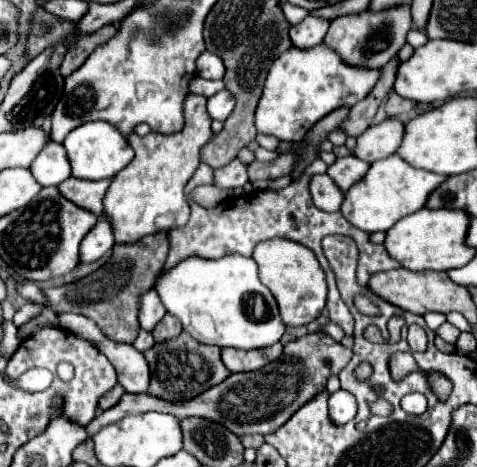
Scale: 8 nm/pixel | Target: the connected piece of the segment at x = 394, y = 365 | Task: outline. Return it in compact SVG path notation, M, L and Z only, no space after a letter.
M395 353L395 357L391 357L391 377L395 381L411 373L411 369L415 369L415 359L409 353Z

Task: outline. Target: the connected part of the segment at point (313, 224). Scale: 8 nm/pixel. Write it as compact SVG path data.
M317 158L313 165L307 167L307 171L301 179L293 181L289 187L285 187L281 191L255 191L251 195L241 195L241 197L223 201L211 209L203 209L203 207L191 203L189 223L169 231L171 251L169 251L165 269L167 269L167 265L175 265L175 261L181 261L183 257L189 257L189 253L199 253L201 257L223 257L227 253L239 253L239 255L251 257L253 247L259 241L273 239L273 237L297 241L297 243L309 247L317 255L317 259L327 275L329 319L333 323L337 323L345 331L345 335L353 335L355 333L355 319L349 313L347 305L343 303L343 299L337 291L335 275L333 275L333 271L331 271L331 267L321 251L321 239L325 235L331 235L331 233L341 233L341 235L349 235L351 239L355 239L355 243L359 247L359 263L361 263L361 279L357 279L359 285L367 285L367 281L373 273L395 269L399 265L395 265L395 261L391 261L391 257L387 257L387 251L383 249L383 245L369 243L369 233L363 233L361 229L355 229L353 225L349 225L349 221L345 221L341 213L327 213L327 211L321 211L313 205L307 181L309 181L311 173L325 173L325 169L327 169L325 162L321 158Z

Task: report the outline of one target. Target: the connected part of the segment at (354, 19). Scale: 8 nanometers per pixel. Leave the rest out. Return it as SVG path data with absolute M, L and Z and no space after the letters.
M401 5L399 9L387 9L383 13L359 13L345 15L331 21L331 27L323 39L323 43L333 49L343 63L349 67L363 69L381 69L399 49L405 45L407 31L411 29L411 13L409 5Z

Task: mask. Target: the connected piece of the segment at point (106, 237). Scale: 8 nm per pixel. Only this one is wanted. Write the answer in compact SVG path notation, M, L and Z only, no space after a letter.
M103 217L81 241L79 261L81 263L93 263L93 261L101 259L111 247L113 247L113 231L109 227L109 221Z

